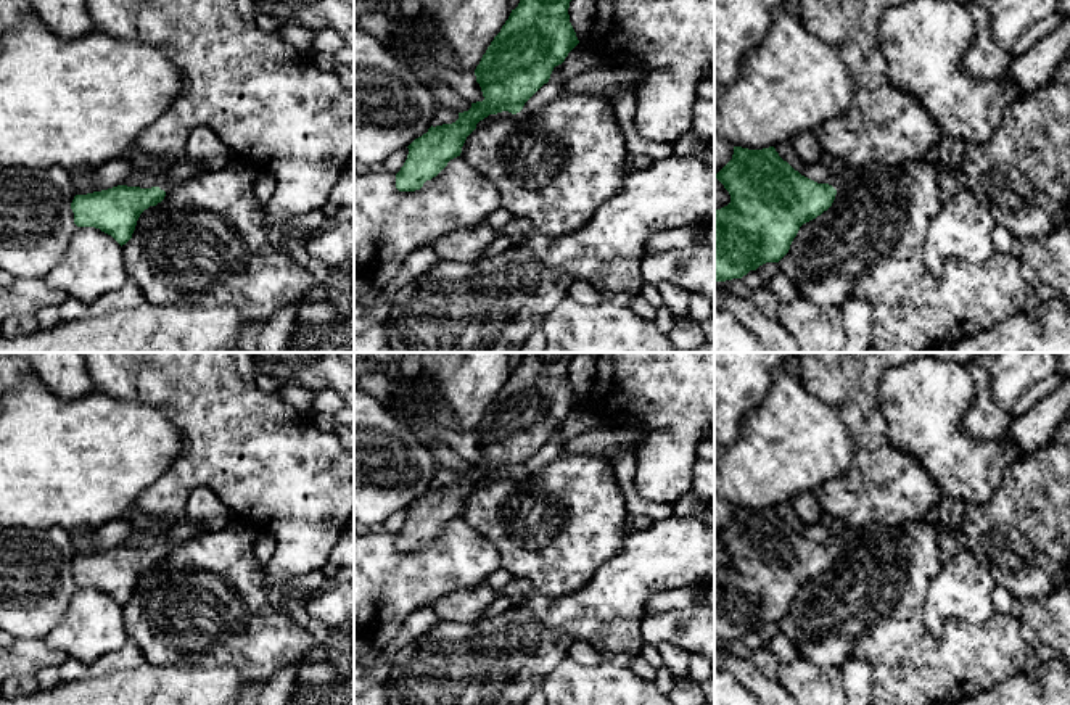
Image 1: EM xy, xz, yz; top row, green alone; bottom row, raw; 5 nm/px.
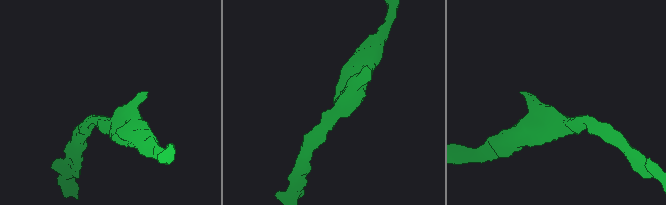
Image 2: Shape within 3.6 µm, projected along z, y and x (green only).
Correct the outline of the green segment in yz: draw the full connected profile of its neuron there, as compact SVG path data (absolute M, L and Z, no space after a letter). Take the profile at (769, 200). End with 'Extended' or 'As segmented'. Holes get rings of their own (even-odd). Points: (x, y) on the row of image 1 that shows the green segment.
M734 146L732 159L716 174L730 195L730 203L714 209L714 282L742 278L766 262L779 262L790 249L800 227L827 211L837 195L829 183L817 183L784 161L774 146L748 150Z. As segmented

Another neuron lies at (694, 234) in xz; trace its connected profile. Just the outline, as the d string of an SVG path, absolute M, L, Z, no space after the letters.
M700 222L656 232L647 241L644 249L644 258L652 254L660 254L673 248L705 245L706 233L708 227Z

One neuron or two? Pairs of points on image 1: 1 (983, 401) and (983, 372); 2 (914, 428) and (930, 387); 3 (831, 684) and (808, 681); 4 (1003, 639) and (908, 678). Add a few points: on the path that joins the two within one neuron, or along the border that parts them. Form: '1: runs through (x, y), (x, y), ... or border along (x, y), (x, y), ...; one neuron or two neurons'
1: runs through (983, 395), (983, 379); one neuron
2: runs through (924, 419), (924, 401), (929, 396); one neuron
3: runs through (826, 684), (813, 684); one neuron
4: runs through (979, 657), (962, 659), (948, 667), (932, 670); one neuron

